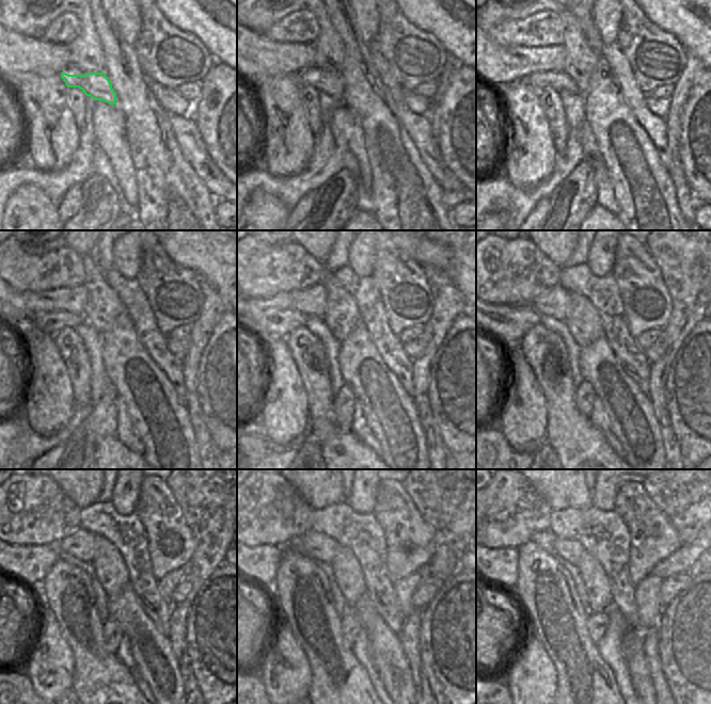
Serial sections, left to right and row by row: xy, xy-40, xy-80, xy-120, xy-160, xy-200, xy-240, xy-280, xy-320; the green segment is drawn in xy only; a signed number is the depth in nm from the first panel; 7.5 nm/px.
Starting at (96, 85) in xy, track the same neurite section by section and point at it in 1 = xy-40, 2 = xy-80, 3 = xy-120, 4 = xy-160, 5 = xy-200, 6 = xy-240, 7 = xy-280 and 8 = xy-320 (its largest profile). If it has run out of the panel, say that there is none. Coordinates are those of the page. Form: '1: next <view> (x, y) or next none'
1: next xy-40 (332, 83)
2: next xy-80 (537, 80)
3: next xy-120 (51, 322)
4: next xy-160 (267, 324)
5: next xy-200 (508, 323)
6: next xy-240 (29, 563)
7: next xy-280 (258, 563)
8: next xy-320 (499, 565)

